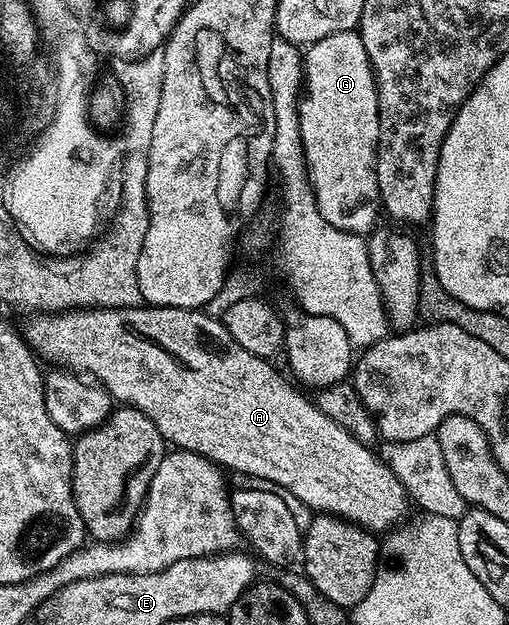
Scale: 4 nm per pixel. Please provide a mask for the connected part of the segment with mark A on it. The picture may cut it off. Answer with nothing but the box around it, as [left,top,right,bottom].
[25,303,408,535]

